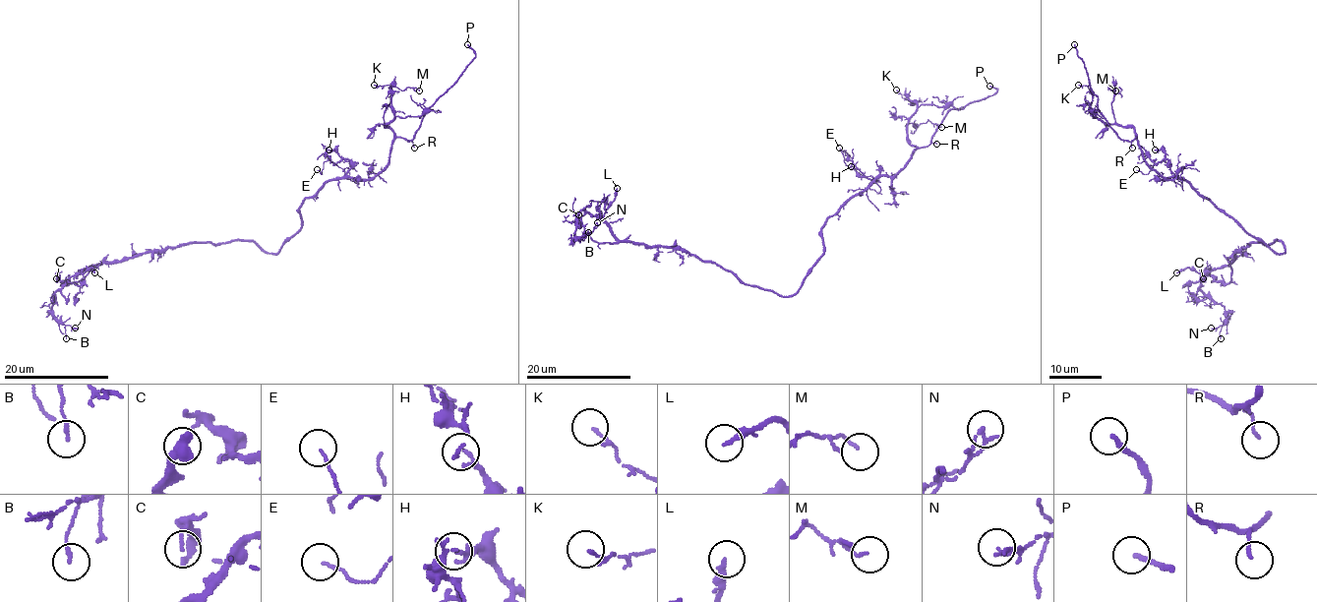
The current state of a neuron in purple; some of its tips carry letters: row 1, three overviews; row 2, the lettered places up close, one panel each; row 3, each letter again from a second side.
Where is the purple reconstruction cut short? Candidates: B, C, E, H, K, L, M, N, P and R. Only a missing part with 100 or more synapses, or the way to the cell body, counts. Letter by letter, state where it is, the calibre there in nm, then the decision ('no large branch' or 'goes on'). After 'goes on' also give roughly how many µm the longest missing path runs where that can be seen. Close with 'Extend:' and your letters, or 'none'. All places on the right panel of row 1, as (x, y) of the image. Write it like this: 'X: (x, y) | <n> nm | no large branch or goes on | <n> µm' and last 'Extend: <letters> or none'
B: (1221, 338) | 140 nm | no large branch
C: (1203, 278) | 80 nm | no large branch
E: (1136, 169) | 100 nm | no large branch
H: (1155, 150) | 170 nm | no large branch
K: (1078, 85) | 90 nm | no large branch
L: (1176, 272) | 200 nm | no large branch
M: (1115, 90) | 80 nm | no large branch
N: (1211, 328) | 160 nm | no large branch
P: (1074, 44) | 190 nm | goes on | 20 µm
R: (1132, 148) | 100 nm | no large branch
Extend: P

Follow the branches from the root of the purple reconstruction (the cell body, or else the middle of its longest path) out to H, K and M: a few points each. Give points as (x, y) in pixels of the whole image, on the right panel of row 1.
H: (1254, 238), (1187, 181), (1179, 179), (1170, 169), (1170, 161), (1165, 153), (1155, 150)
K: (1254, 238), (1187, 181), (1164, 179), (1147, 163), (1135, 130), (1096, 117), (1090, 86), (1078, 85)
M: (1254, 238), (1187, 181), (1164, 179), (1147, 163), (1135, 130), (1115, 121), (1113, 89), (1108, 89), (1115, 90)

